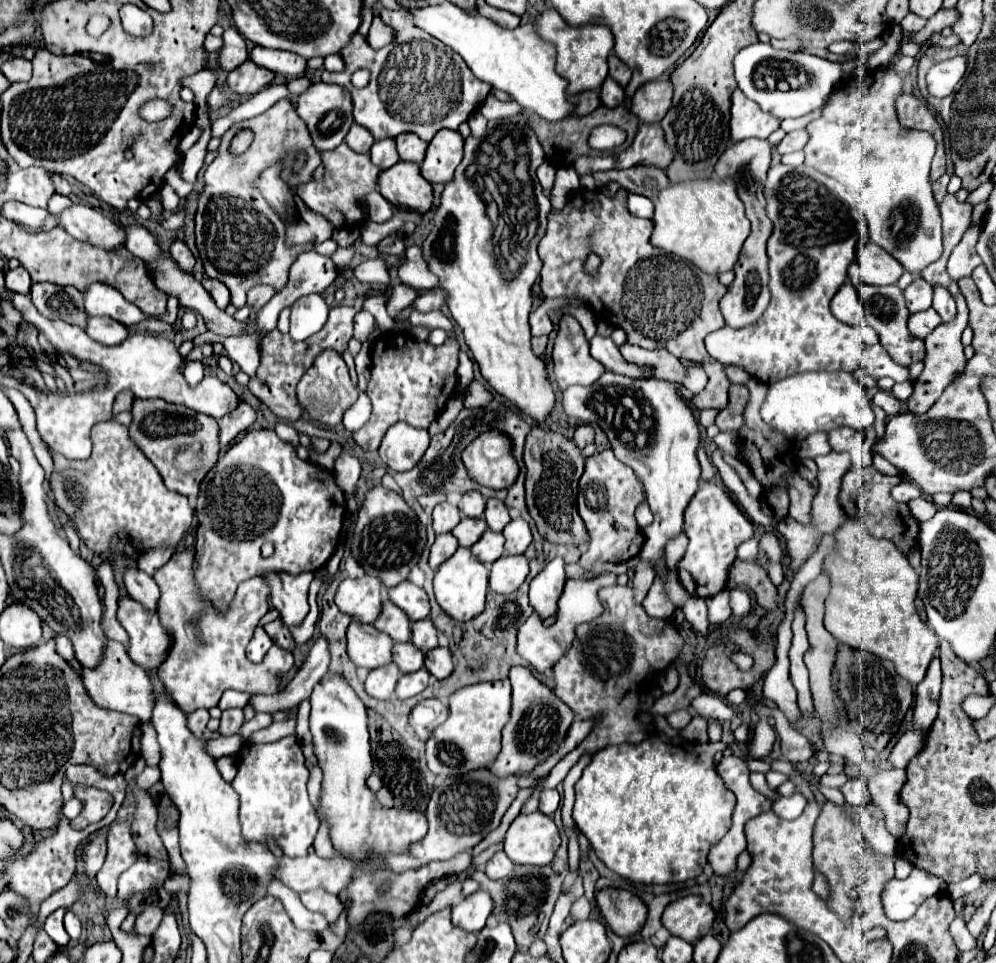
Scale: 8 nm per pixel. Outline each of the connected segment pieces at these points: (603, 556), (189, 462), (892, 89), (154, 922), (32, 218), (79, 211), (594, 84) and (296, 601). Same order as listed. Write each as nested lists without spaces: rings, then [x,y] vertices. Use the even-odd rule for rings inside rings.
[[[601,450],[585,460],[585,472],[579,480],[577,510],[591,536],[589,548],[581,554],[579,564],[591,570],[595,562],[627,562],[641,552],[645,536],[635,520],[635,508],[643,502],[643,488],[635,472],[619,462],[611,450]]]
[[[135,400],[133,422],[129,426],[131,440],[153,462],[169,490],[195,498],[203,476],[219,458],[219,426],[215,418],[199,414],[187,406],[169,404],[165,400]]]
[[[885,68],[873,72],[871,84],[867,84],[867,88],[857,88],[855,94],[841,94],[841,90],[835,92],[823,108],[823,114],[807,124],[811,138],[805,146],[805,164],[839,180],[847,192],[851,211],[863,214],[867,218],[866,223],[869,222],[868,242],[879,244],[893,258],[897,258],[907,272],[919,276],[923,268],[939,260],[943,252],[939,208],[929,182],[935,140],[929,132],[903,128],[899,120],[895,120],[895,100],[901,96],[901,86],[901,78],[893,70]]]
[[[156,904],[148,906],[136,918],[131,933],[136,935],[152,936],[163,918],[163,911]]]
[[[7,202],[1,210],[3,216],[7,216],[9,220],[15,220],[15,222],[21,222],[29,228],[41,228],[45,218],[49,216],[49,212],[45,208],[33,208],[33,206],[27,206],[27,204],[21,204],[21,202]]]
[[[75,204],[61,212],[59,218],[61,226],[67,228],[71,236],[75,236],[81,242],[89,242],[97,248],[103,248],[107,252],[117,252],[117,248],[125,246],[127,242],[125,228],[119,222],[93,210],[91,206]]]
[[[549,8],[541,12],[535,18],[537,34],[551,42],[557,50],[557,74],[565,78],[567,84],[567,94],[579,94],[583,90],[595,90],[603,84],[607,78],[607,56],[613,48],[613,34],[607,26],[603,24],[589,24],[589,26],[569,26],[561,14],[555,8]]]
[[[263,572],[263,582],[271,588],[271,602],[279,610],[283,622],[291,628],[293,624],[299,624],[307,612],[307,590],[313,580],[311,572],[301,572],[297,576],[287,572]]]

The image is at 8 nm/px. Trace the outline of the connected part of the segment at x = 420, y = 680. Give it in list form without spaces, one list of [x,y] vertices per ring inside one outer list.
[[[421,668],[419,672],[401,676],[397,682],[395,694],[399,700],[405,700],[405,698],[411,698],[411,696],[423,692],[427,688],[427,684],[429,684],[429,672],[425,668]]]

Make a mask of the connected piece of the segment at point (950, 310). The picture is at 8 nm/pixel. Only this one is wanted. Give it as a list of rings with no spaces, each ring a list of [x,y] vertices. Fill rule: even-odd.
[[[935,288],[935,296],[933,296],[933,308],[937,310],[937,314],[941,316],[943,322],[951,322],[957,314],[955,308],[955,300],[953,296],[945,290],[945,288]]]

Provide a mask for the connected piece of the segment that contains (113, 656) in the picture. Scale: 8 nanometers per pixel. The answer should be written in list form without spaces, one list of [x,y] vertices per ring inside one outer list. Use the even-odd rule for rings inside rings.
[[[105,640],[101,660],[95,668],[83,668],[81,666],[81,680],[83,680],[87,696],[91,698],[91,702],[97,708],[127,712],[127,714],[133,714],[133,716],[141,718],[141,722],[151,720],[153,706],[155,706],[155,694],[153,694],[151,680],[149,680],[147,672],[141,666],[137,666],[129,660],[127,650],[121,642]],[[95,668],[99,668],[99,670],[95,672]]]

